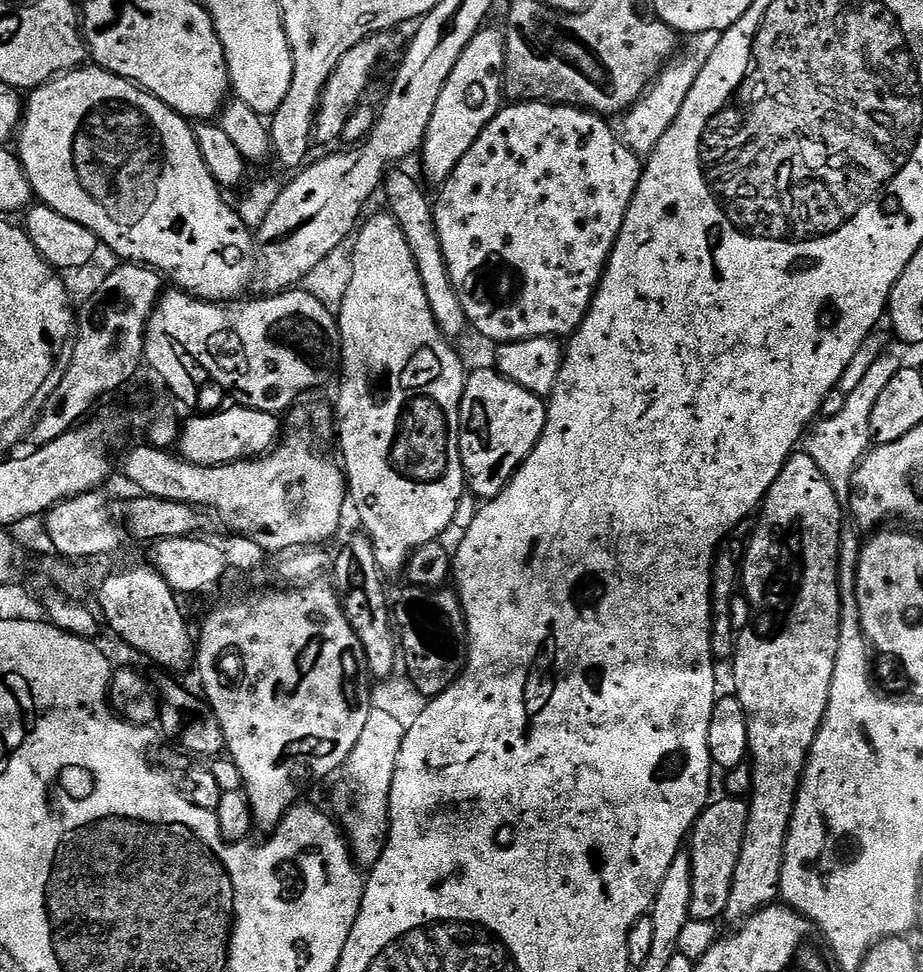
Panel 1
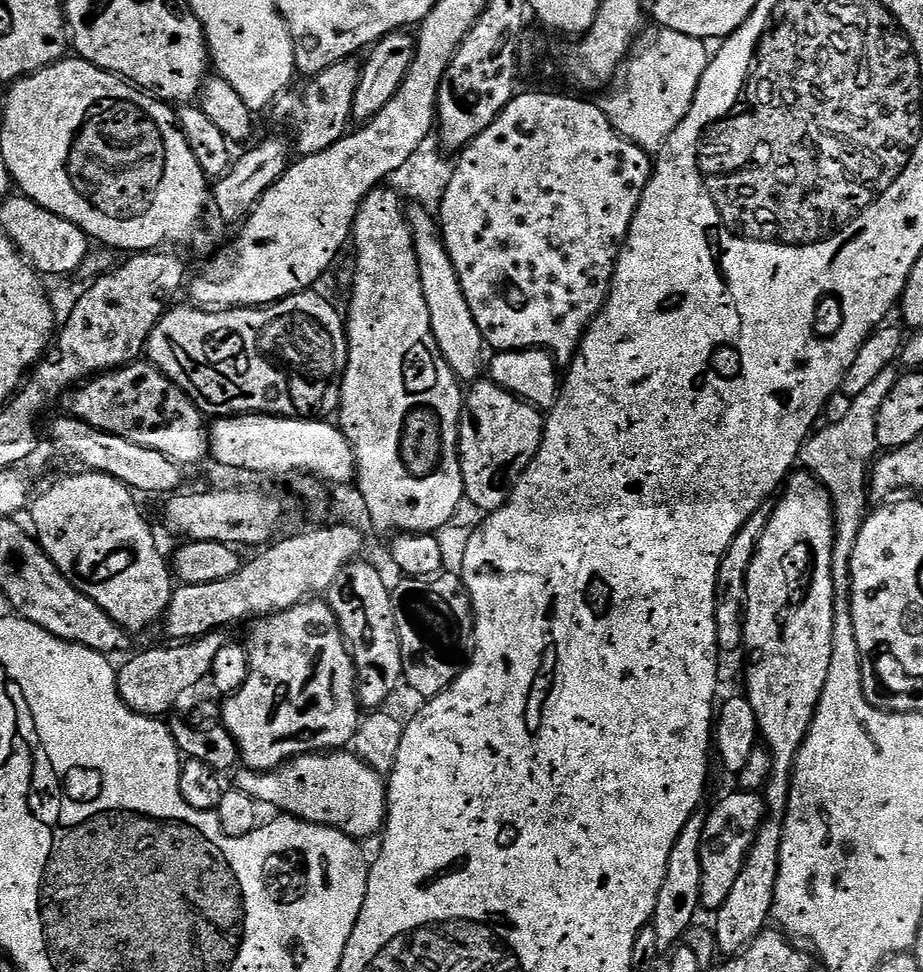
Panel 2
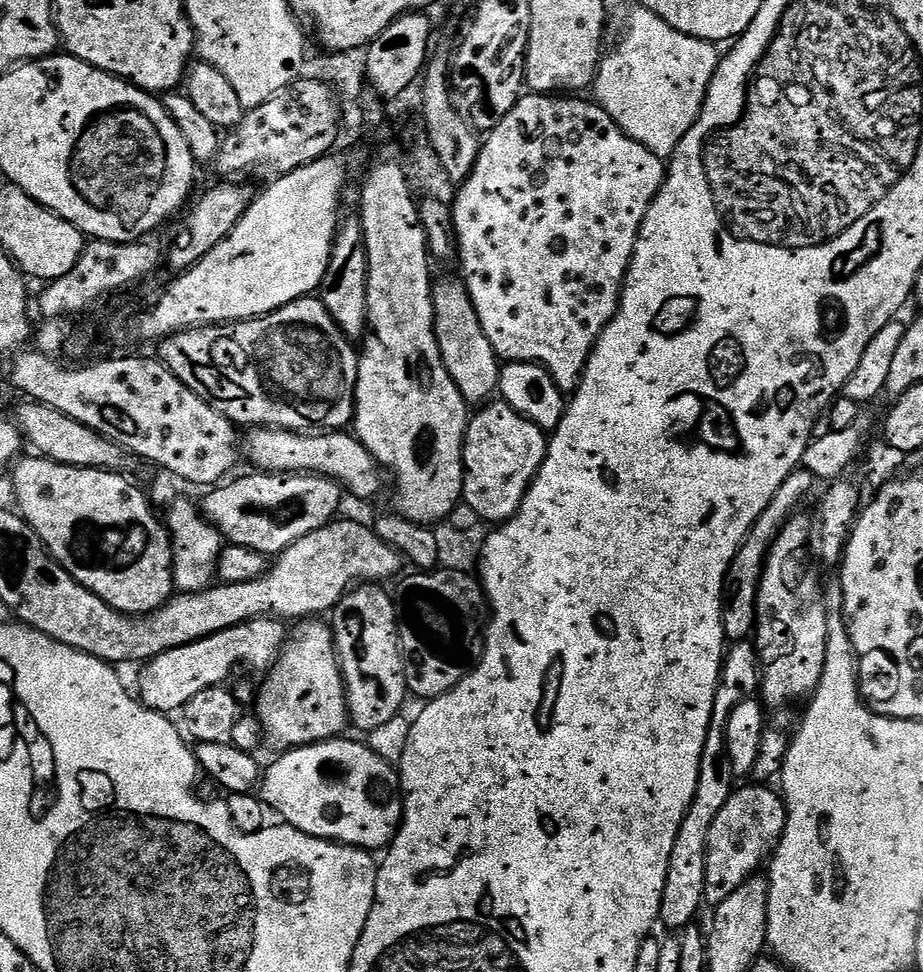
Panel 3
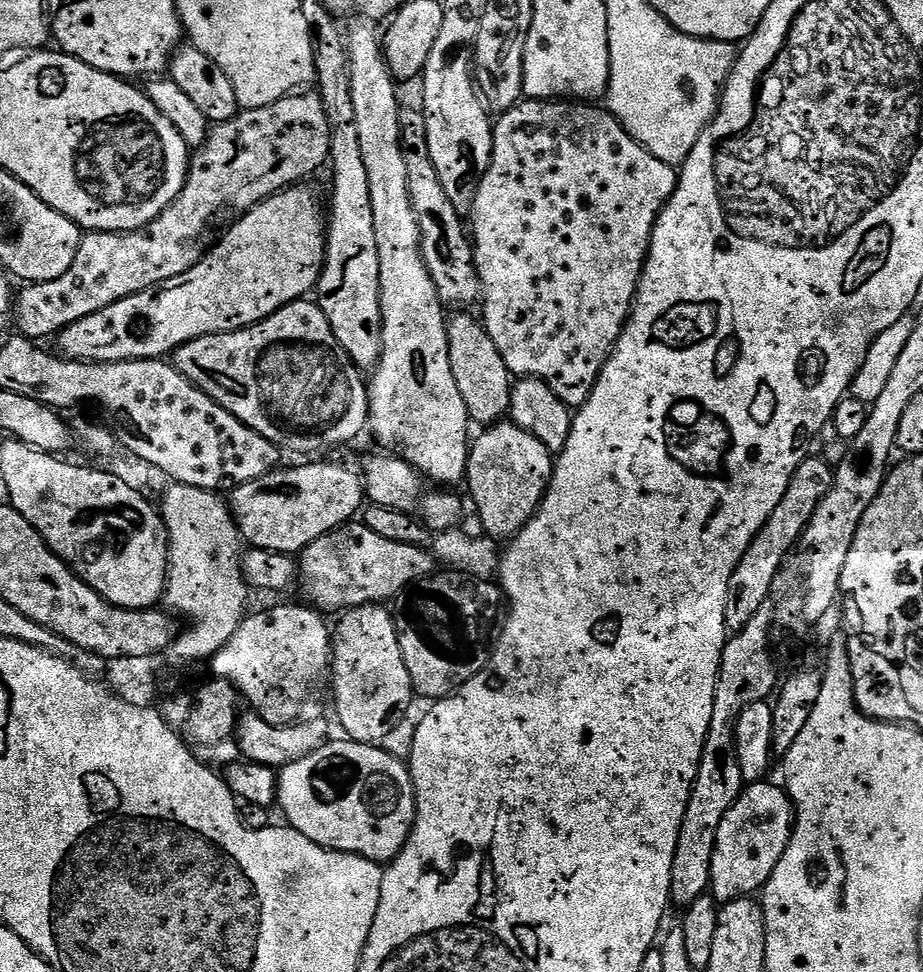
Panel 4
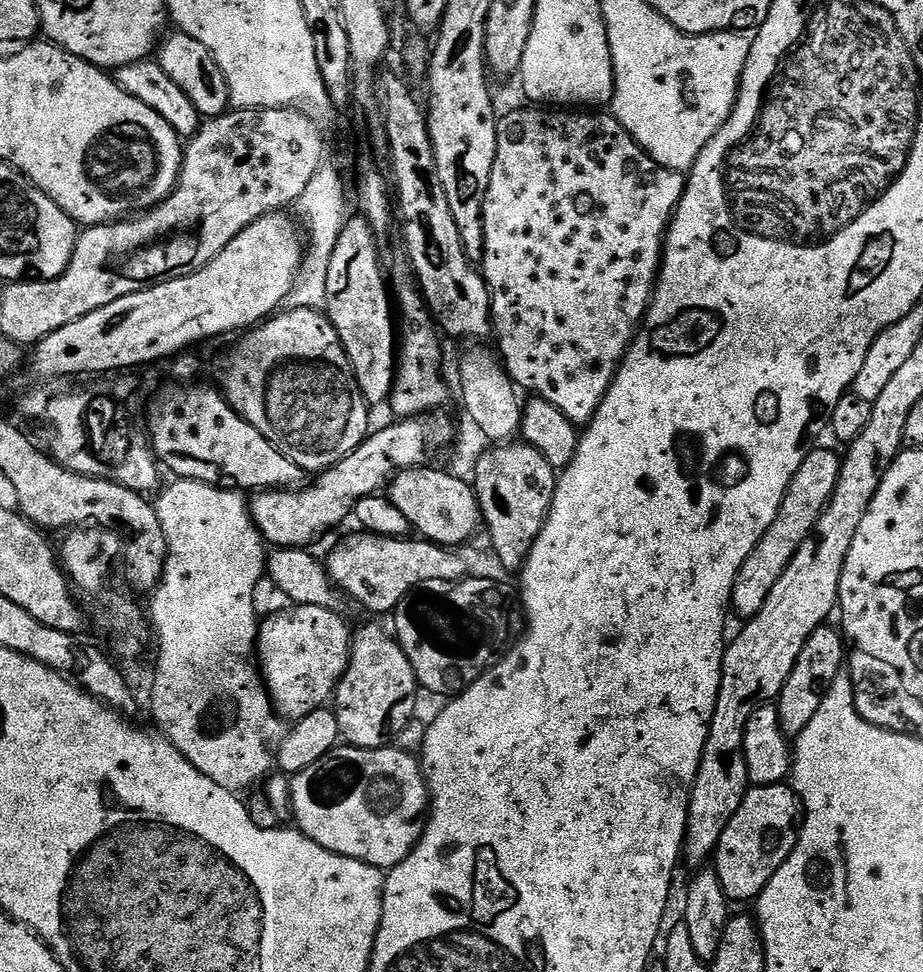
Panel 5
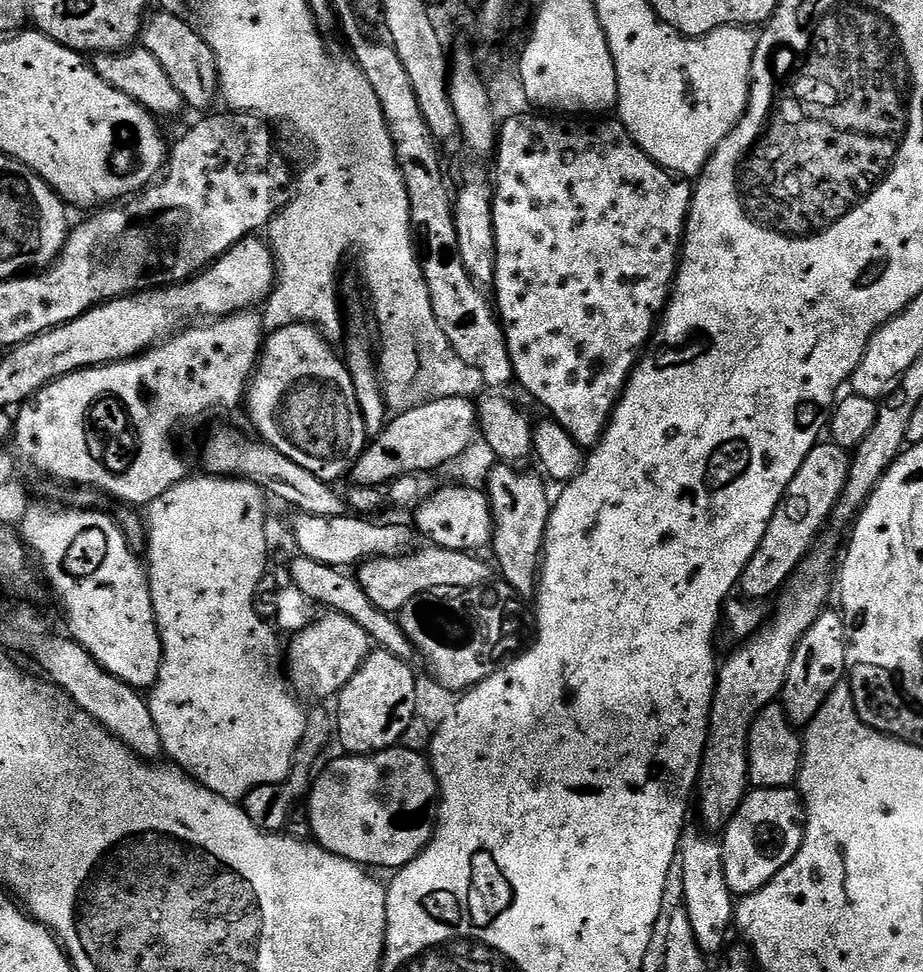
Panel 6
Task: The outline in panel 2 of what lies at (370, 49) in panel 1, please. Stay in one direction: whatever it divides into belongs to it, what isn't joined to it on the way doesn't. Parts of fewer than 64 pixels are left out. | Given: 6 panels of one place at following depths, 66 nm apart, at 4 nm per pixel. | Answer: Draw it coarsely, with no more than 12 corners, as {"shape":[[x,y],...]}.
{"shape":[[335,64],[271,105],[313,156],[349,131],[360,68]]}

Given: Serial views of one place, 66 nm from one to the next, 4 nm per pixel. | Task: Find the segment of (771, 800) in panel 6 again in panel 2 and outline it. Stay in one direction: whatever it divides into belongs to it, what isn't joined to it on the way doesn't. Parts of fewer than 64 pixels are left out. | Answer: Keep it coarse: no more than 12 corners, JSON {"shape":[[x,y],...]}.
{"shape":[[733,790],[702,830],[701,909],[730,898],[766,819]]}

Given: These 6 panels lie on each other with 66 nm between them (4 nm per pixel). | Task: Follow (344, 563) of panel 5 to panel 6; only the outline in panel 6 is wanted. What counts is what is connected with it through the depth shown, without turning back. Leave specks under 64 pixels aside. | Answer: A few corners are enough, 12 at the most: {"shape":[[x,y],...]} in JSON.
{"shape":[[427,547],[359,565],[366,598],[396,614],[439,588],[479,588],[490,564]]}

